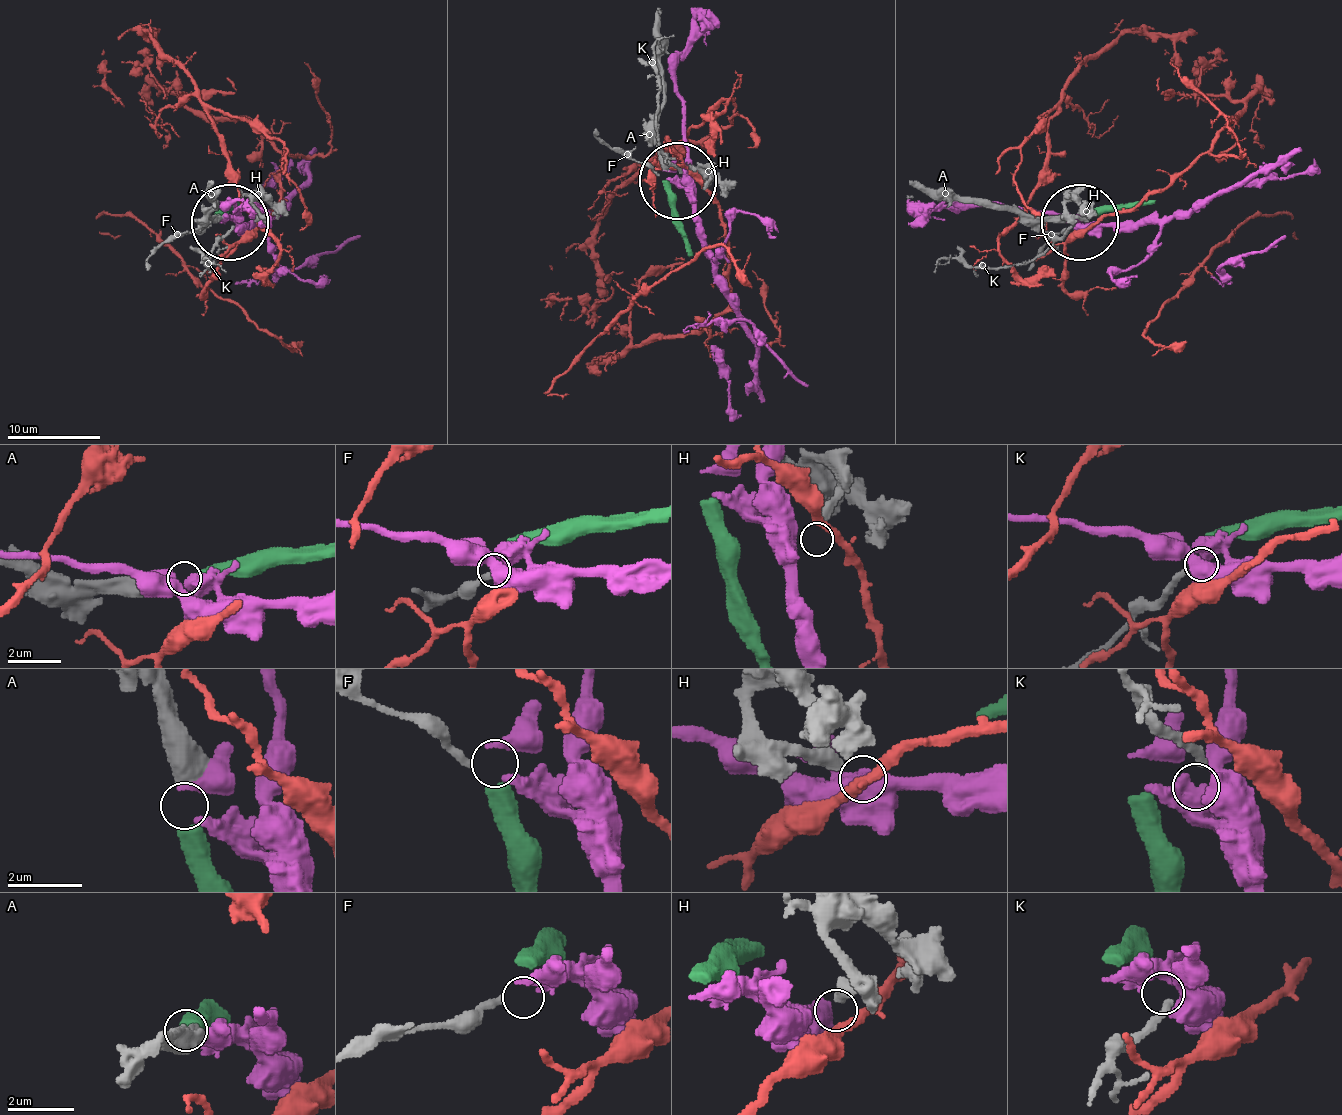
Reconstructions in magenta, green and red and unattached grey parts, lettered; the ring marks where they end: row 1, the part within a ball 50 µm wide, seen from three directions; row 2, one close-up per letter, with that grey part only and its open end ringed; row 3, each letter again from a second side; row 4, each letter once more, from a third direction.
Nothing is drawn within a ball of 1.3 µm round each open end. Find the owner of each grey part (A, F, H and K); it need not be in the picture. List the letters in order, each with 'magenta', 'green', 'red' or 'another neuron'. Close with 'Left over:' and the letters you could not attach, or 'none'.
A: green
F: magenta
H: another neuron
K: another neuron
Left over: H, K

